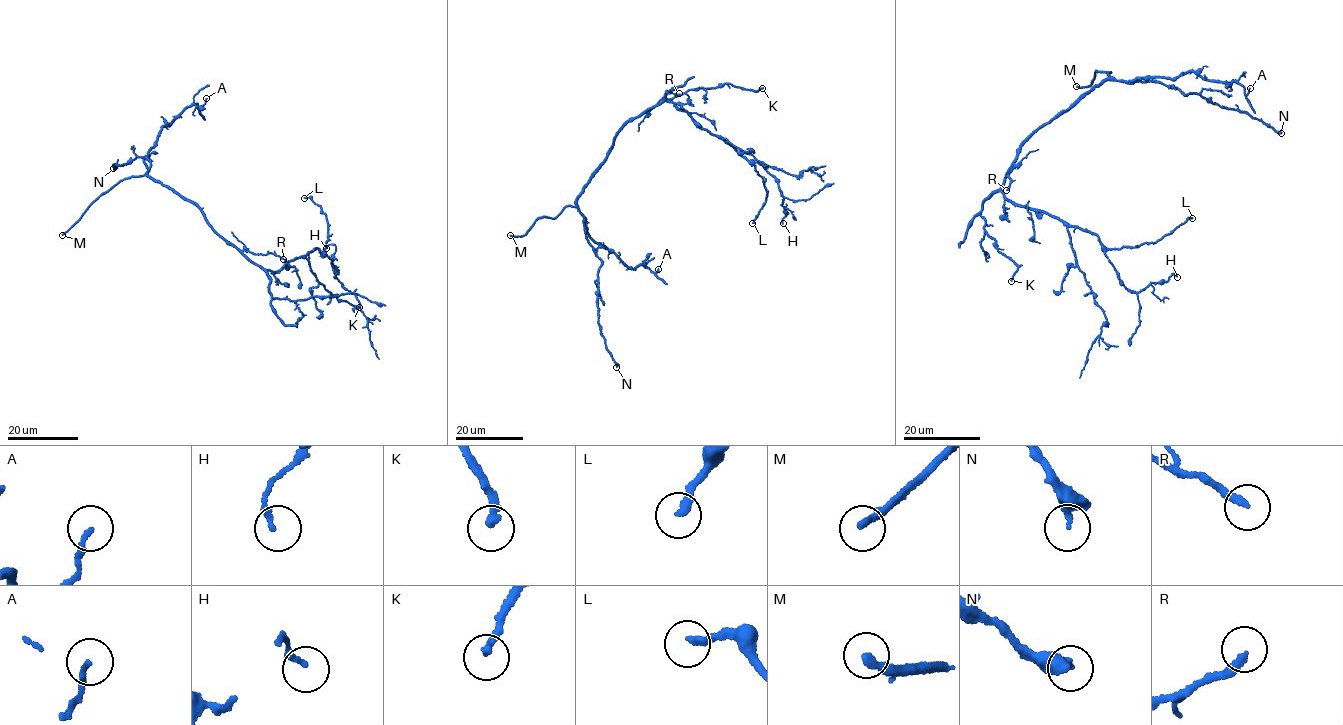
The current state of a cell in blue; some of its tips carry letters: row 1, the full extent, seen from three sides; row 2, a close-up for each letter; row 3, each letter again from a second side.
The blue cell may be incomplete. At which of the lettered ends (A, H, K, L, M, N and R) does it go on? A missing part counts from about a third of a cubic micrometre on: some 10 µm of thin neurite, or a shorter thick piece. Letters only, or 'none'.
A, L, M, N

